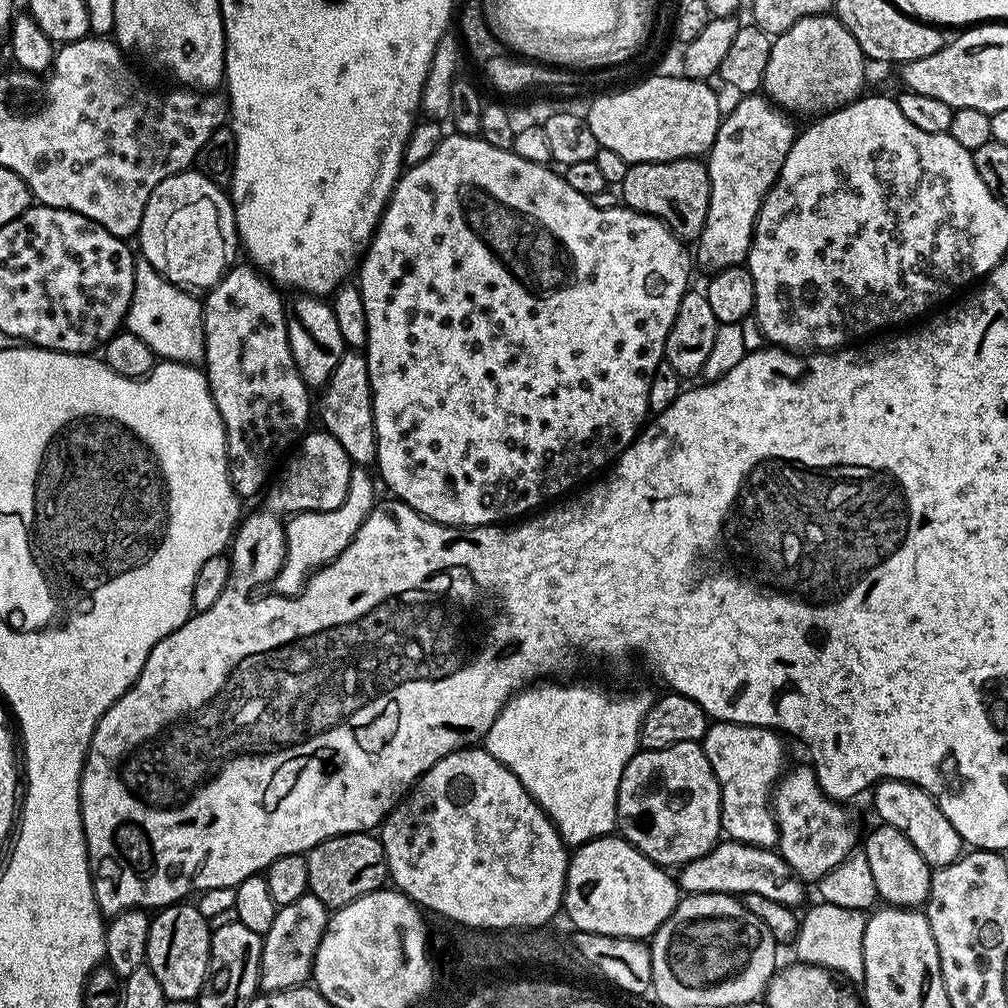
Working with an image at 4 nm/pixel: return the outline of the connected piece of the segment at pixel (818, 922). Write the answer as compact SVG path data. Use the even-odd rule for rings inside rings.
M818 902L799 921L794 938L795 957L801 963L818 965L833 973L844 974L856 984L863 983L865 964L862 958L862 938L865 936L866 920L867 915L863 911Z

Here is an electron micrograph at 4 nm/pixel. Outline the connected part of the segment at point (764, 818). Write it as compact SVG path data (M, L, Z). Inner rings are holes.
M709 723L702 743L720 783L720 826L727 839L752 844L755 848L777 847L776 816L772 813L770 797L786 768L784 744L779 738L767 726Z

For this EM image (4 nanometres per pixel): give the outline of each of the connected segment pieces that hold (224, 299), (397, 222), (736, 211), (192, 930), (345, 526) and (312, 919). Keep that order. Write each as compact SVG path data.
M237 263L235 266L229 267L223 278L218 281L214 287L207 289L206 295L203 297L204 305L204 362L203 367L206 369L208 385L212 391L214 398L214 406L218 406L218 414L224 423L224 437L228 443L228 482L233 493L237 492L240 496L256 496L261 495L262 489L269 483L270 475L268 471L276 464L276 459L287 450L288 447L295 445L297 441L304 436L308 424L308 395L310 389L304 383L304 379L298 374L294 358L290 354L290 342L288 341L288 331L286 330L286 318L284 317L285 297L280 297L277 285L273 284L269 277L265 276L259 268L251 263Z
M451 134L451 135L452 135L452 136L448 136L448 135L445 135L445 136L444 136L444 137L443 137L443 139L441 139L441 141L440 141L440 144L439 144L439 146L438 146L438 147L437 147L437 148L436 148L436 149L435 149L435 150L434 150L434 154L430 154L430 158L426 158L426 162L418 162L418 163L417 163L417 164L414 164L414 165L411 165L411 167L409 167L409 168L408 168L408 169L407 169L407 171L405 171L405 172L404 172L404 173L403 173L403 175L401 175L401 177L400 177L400 179L399 179L399 180L397 180L397 182L396 182L396 186L395 186L395 188L393 188L393 189L392 189L392 197L390 197L390 198L389 198L389 200L388 200L388 204L387 204L387 205L386 205L386 206L385 206L385 207L384 207L384 213L382 213L382 214L381 214L381 215L380 215L380 221L379 221L379 222L377 222L377 224L376 224L376 231L375 231L375 232L373 232L373 234L372 234L372 239L371 239L371 240L369 240L369 242L368 242L368 247L367 247L367 249L366 249L366 251L365 251L365 253L364 253L364 255L363 255L363 257L362 257L362 259L361 259L361 260L360 260L360 261L359 261L359 264L358 264L358 276L359 276L359 272L360 272L360 277L358 277L358 283L359 283L359 285L360 285L360 293L361 293L361 294L362 294L362 306L366 306L366 330L367 330L367 331L368 331L368 343L367 343L367 345L366 345L366 355L367 355L367 358L368 358L368 369L369 369L369 370L370 370L370 390L371 390L371 391L372 391L372 409L373 409L373 410L374 410L374 434L375 434L375 435L376 435L376 458L375 458L375 461L374 461L374 468L377 468L377 470L378 470L378 471L380 471L380 476L381 476L381 478L382 478L382 479L384 479L384 484L385 484L385 486L386 486L386 487L388 487L388 488L389 488L389 490L390 490L390 491L392 491L392 492L389 492L389 493L391 493L391 495L392 495L392 496L393 496L393 497L395 497L395 499L398 499L398 500L401 500L401 502L402 502L402 503L404 503L404 504L405 504L405 505L406 505L406 506L410 506L410 507L411 507L411 508L412 508L412 509L413 509L413 510L415 510L415 511L416 511L416 512L417 512L417 513L418 513L418 514L422 514L422 515L423 515L423 516L424 516L424 517L426 517L426 518L427 518L427 520L433 520L433 522L434 522L434 523L435 523L435 524L448 524L448 525L450 525L450 527L451 527L451 528L483 528L483 527L485 527L485 526L496 526L496 525L499 525L499 524L500 524L500 523L501 523L501 522L504 522L504 521L507 521L507 520L504 520L504 519L506 519L506 518L507 518L507 516L516 516L516 517L515 517L515 518L524 518L524 517L527 517L527 516L528 516L528 515L529 515L529 513L531 513L531 512L532 512L532 511L533 511L533 510L536 510L536 509L532 509L532 510L531 510L531 508L536 508L536 507L538 507L538 506L539 506L539 504L544 504L544 503L545 503L545 504L544 504L544 505L547 505L547 504L548 504L548 503L549 503L549 502L552 502L552 501L548 501L548 502L547 502L547 500L552 500L552 499L554 499L554 498L555 498L555 496L560 496L560 495L562 495L562 494L563 494L563 492L568 492L568 491L570 491L570 490L571 490L571 488L572 488L572 487L574 487L574 486L575 486L575 484L576 484L576 483L578 483L578 482L579 482L579 480L584 480L584 479L586 479L586 478L587 478L587 476L592 476L592 475L594 475L594 474L595 474L595 472L596 472L596 471L598 471L598 470L599 470L599 468L604 468L604 467L606 467L606 468L605 468L605 469L607 469L607 468L608 468L608 467L609 467L609 465L611 465L611 464L612 464L612 463L613 463L613 461L615 461L615 460L616 460L616 459L617 459L617 458L618 458L618 457L620 457L620 455L622 455L622 454L623 454L623 452L624 452L624 451L625 451L625 450L627 450L627 449L628 449L628 447L630 447L630 445L632 445L632 441L633 441L633 440L635 440L635 439L637 439L637 437L639 437L639 435L640 435L640 433L641 433L641 431L642 431L642 425L643 425L643 424L644 424L644 423L645 423L645 420L646 420L646 417L647 417L647 416L648 416L648 415L649 415L649 410L648 410L648 391L649 391L649 390L650 390L650 378L651 378L651 377L652 377L652 375L653 375L653 374L654 374L654 370L655 370L655 369L656 369L656 367L657 367L657 366L658 366L658 365L659 365L659 364L661 364L661 363L662 363L662 361L663 361L663 360L664 360L664 343L665 343L665 342L666 342L666 338L667 338L667 337L668 337L668 335L669 335L669 334L670 334L670 326L671 326L671 325L672 325L672 323L673 323L673 322L674 322L674 318L675 318L675 317L676 317L676 315L677 315L677 314L678 314L678 306L679 306L679 305L680 305L680 303L681 303L681 302L682 302L682 298L683 298L683 297L684 297L684 294L685 294L685 292L687 292L687 291L689 291L689 288L690 288L690 284L688 284L688 279L690 279L690 278L691 278L691 276L692 276L692 268L693 268L693 269L694 269L694 260L693 260L693 257L692 257L692 256L691 256L691 255L690 255L690 252L689 252L689 249L688 249L688 252L687 252L687 250L686 250L686 249L684 249L684 248L687 248L687 247L686 247L686 244L685 244L685 241L683 241L683 240L679 240L679 239L678 239L678 238L677 238L677 237L676 237L676 236L675 236L675 234L674 234L674 233L672 233L672 232L671 232L671 230L670 230L670 229L669 229L669 228L667 228L667 226L665 226L665 224L664 224L664 223L662 223L662 221L661 221L661 220L659 220L659 219L658 219L658 218L654 218L654 217L653 217L653 216L648 216L648 215L646 215L646 214L645 214L645 213L644 213L644 212L636 212L636 211L634 211L634 210L633 210L633 209L632 209L632 208L626 208L626 207L623 207L623 206L617 206L617 207L614 207L614 208L611 208L611 209L610 209L610 210L598 210L598 206L594 206L594 205L593 205L593 204L592 204L592 201L591 201L591 199L589 199L589 197L586 197L586 196L583 196L583 195L582 195L582 194L578 194L578 190L573 190L573 189L572 189L572 188L571 188L571 187L570 187L570 182L566 182L566 181L565 181L565 180L564 180L564 177L563 177L563 175L561 175L561 173L560 173L560 172L559 172L559 171L557 171L557 172L551 172L551 170L550 170L550 169L551 169L551 167L549 167L549 165L548 165L548 164L535 164L535 163L534 163L534 162L526 162L526 158L518 158L518 154L517 154L517 153L516 153L516 152L514 152L514 151L511 151L511 150L509 150L509 149L506 149L506 148L499 148L499 147L498 147L498 146L490 146L490 142L486 142L486 141L485 141L485 140L481 140L481 139L480 139L480 137L479 137L479 135L474 135L474 136L461 136L461 135L459 135L459 134Z
M748 94L737 100L740 101L729 112L727 109L726 115L721 119L718 134L706 153L710 178L710 210L706 214L706 226L700 239L694 244L694 260L708 274L720 272L723 268L734 268L747 261L748 252L752 249L752 231L760 213L760 204L774 186L782 170L782 162L786 162L786 154L790 154L790 146L798 135L798 128L792 125L793 117L783 108L776 107L767 96Z
M195 903L169 904L151 917L146 967L154 974L154 978L158 978L165 1001L195 1001L199 997L208 977L211 941L210 920L199 912Z
M352 484L343 504L334 510L301 512L289 517L285 523L287 567L314 570L333 560L352 541L367 513L365 488Z
M310 894L277 907L274 923L262 937L264 945L260 959L260 988L263 991L281 992L297 987L301 983L300 976L311 977L318 942L322 940L329 915L330 909Z

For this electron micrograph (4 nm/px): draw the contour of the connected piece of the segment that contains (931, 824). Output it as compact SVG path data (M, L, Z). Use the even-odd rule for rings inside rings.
M881 780L875 785L876 812L881 816L883 823L889 828L897 828L922 854L922 858L933 869L946 866L954 862L962 854L962 841L958 830L942 814L936 805L936 799L929 792L919 788L917 784L908 784L905 780Z

